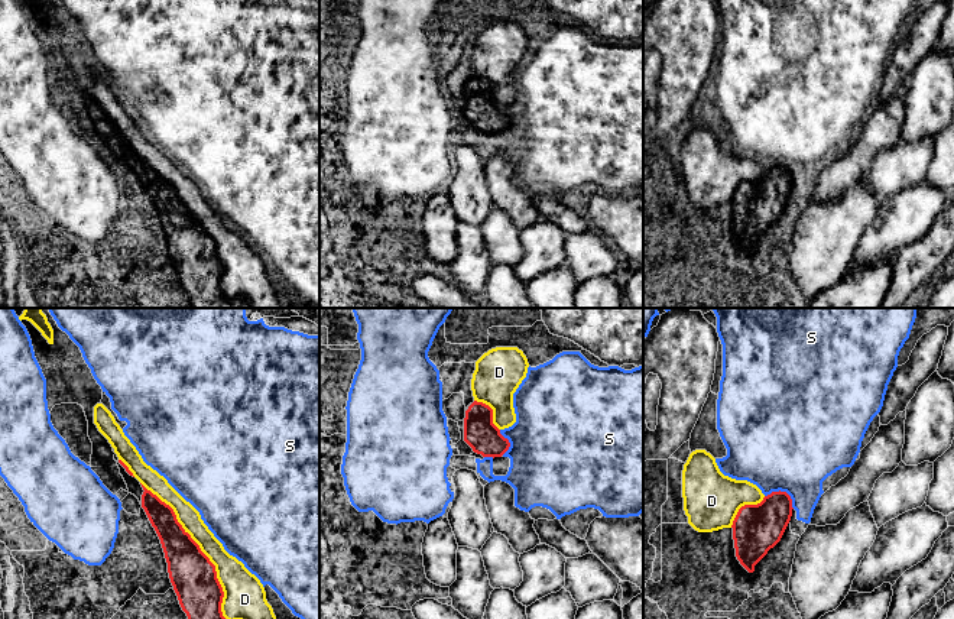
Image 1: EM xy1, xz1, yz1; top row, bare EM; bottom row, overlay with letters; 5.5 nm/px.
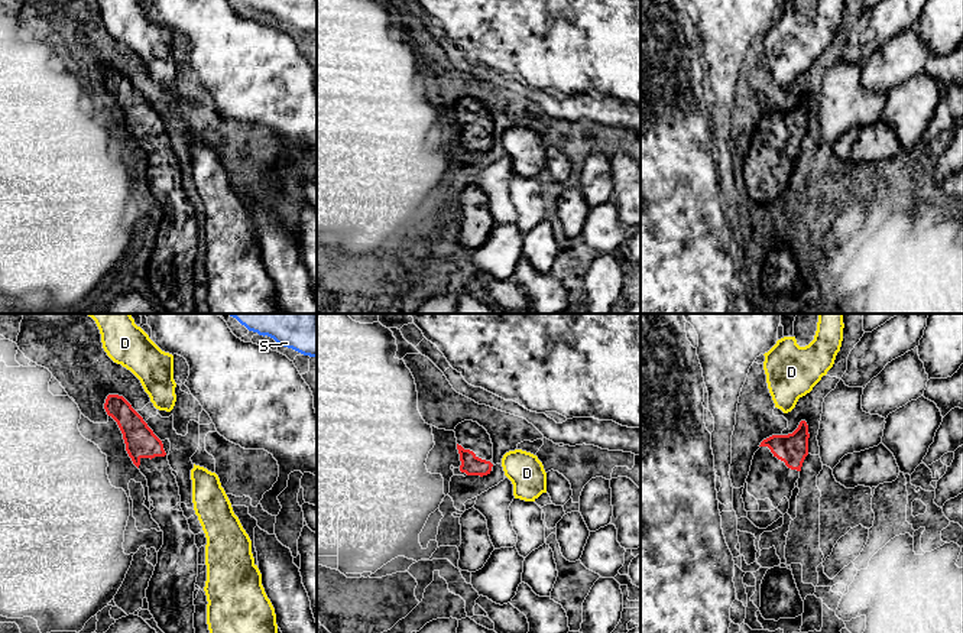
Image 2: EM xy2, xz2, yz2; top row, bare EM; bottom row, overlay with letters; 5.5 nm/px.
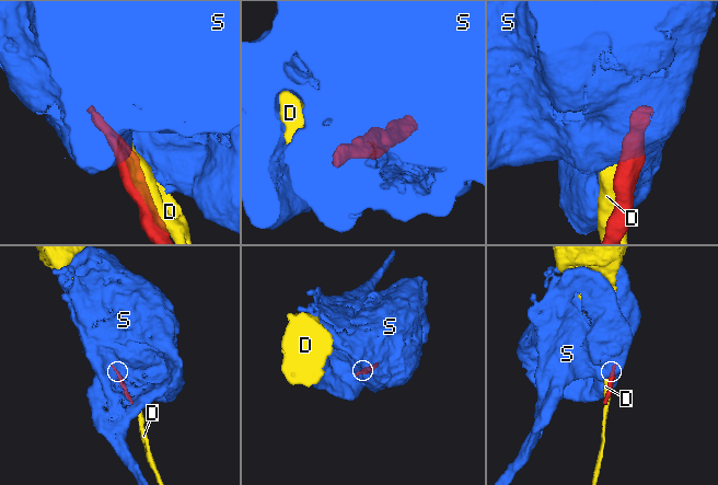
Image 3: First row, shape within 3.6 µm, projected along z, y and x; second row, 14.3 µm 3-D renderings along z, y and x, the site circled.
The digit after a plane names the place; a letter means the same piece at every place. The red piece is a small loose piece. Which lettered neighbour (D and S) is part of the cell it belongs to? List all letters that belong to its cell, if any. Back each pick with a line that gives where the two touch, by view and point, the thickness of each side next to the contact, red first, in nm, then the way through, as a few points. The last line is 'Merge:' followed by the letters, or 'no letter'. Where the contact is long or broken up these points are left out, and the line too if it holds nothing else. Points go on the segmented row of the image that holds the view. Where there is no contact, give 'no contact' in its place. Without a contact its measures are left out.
Merge: no letter

